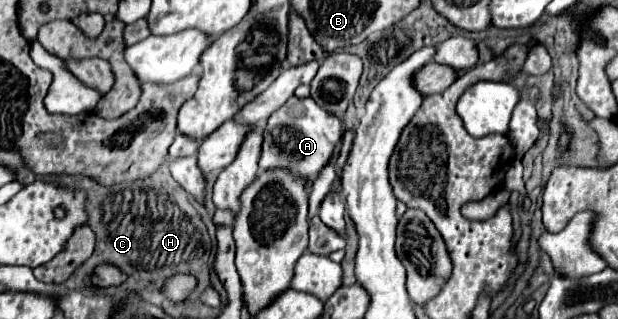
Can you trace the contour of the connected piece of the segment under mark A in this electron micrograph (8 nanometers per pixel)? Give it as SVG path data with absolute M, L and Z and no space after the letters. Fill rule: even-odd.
M293 95L269 117L263 137L265 141L259 167L261 169L289 167L297 175L305 175L307 185L311 187L319 169L329 161L329 157L333 155L335 147L341 141L341 121L335 115L321 109L311 97L299 99Z

